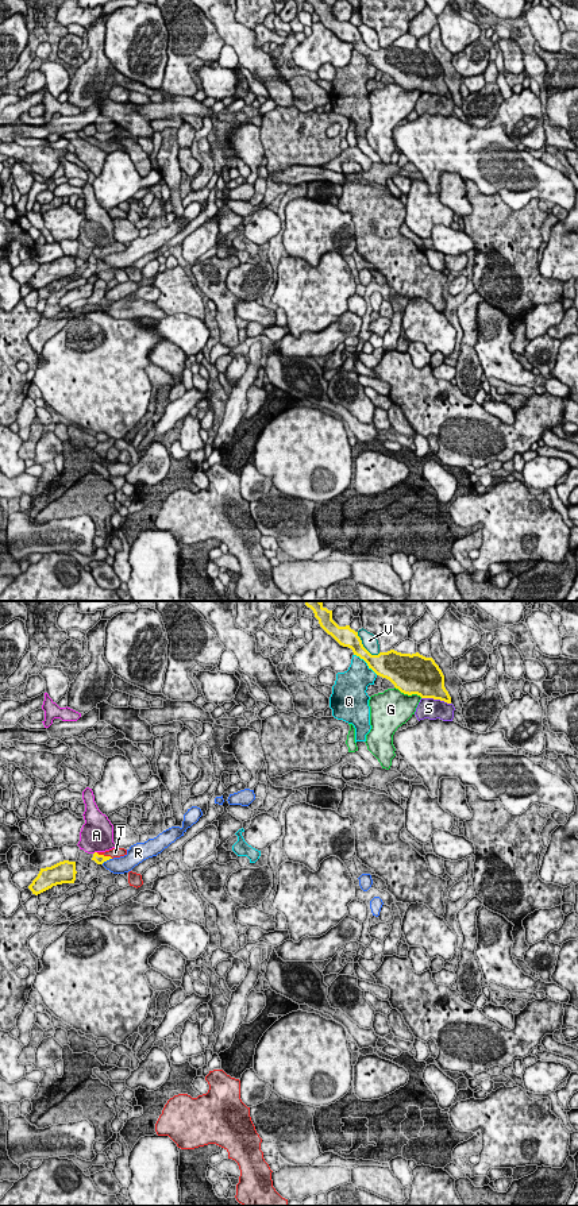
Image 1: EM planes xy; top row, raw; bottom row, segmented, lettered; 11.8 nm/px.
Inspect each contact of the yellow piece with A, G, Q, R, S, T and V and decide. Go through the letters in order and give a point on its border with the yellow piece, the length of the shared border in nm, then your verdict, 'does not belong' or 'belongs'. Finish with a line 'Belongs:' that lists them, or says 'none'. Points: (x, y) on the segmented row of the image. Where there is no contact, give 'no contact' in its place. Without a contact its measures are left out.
A: xy (95, 852) | 60 nm | does not belong
G: xy (408, 694) | 360 nm | does not belong
Q: xy (366, 662) | 380 nm | does not belong
R: xy (106, 860) | 140 nm | does not belong
S: xy (436, 698) | 360 nm | does not belong
T: xy (104, 856) | 220 nm | belongs
V: xy (363, 647) | 380 nm | does not belong
Belongs: T

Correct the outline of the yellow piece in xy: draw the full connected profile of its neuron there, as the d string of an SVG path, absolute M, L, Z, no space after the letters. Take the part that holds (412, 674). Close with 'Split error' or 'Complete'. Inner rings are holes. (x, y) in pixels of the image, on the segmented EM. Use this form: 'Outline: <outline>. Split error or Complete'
Outline: M304 601L315 613L320 627L340 646L352 650L354 655L363 659L377 675L389 679L401 693L421 698L440 700L451 704L451 697L444 687L444 675L432 658L416 654L401 654L394 650L371 655L362 644L358 632L350 625L339 627L332 620L332 610L323 606L321 601Z. Complete

